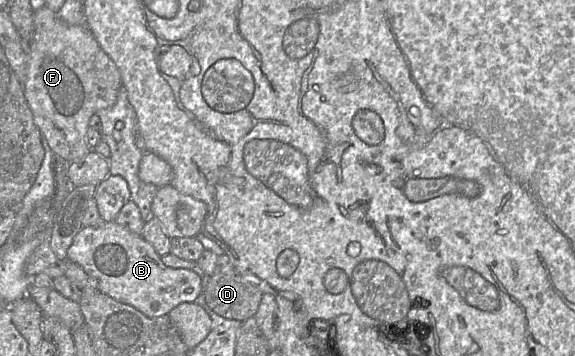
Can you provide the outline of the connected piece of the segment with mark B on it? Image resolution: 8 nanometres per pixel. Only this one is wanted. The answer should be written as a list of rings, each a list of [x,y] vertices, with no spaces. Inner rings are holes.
[[[103,222],[98,227],[83,227],[74,237],[67,259],[76,263],[95,281],[95,286],[109,297],[130,305],[150,318],[168,315],[182,303],[196,302],[201,293],[202,277],[183,268],[167,267],[153,246],[116,222]]]

